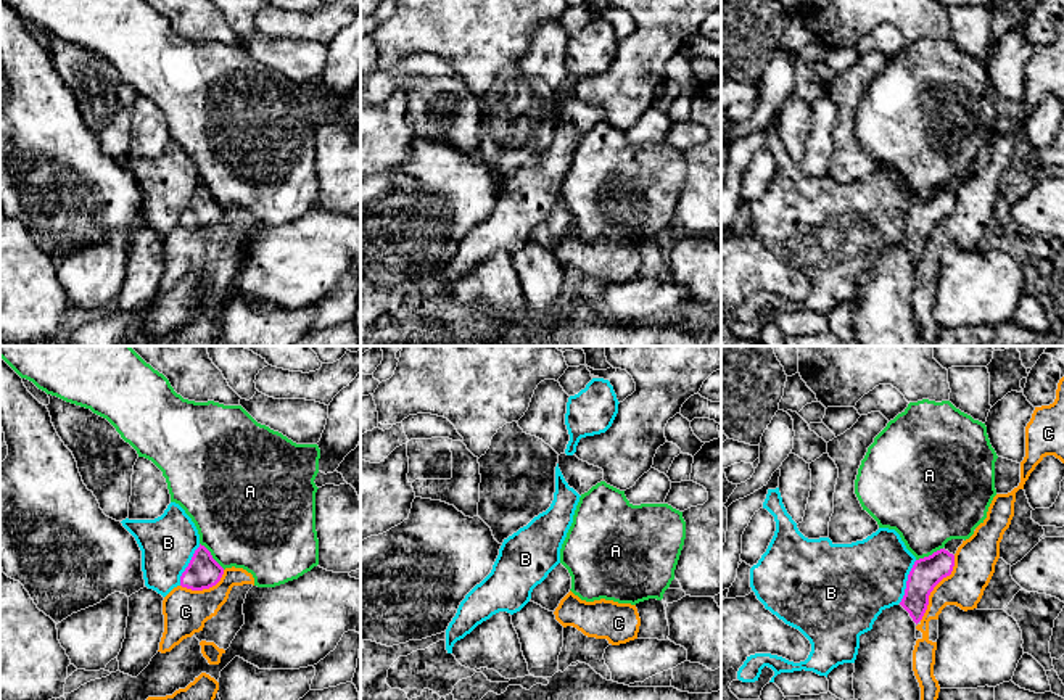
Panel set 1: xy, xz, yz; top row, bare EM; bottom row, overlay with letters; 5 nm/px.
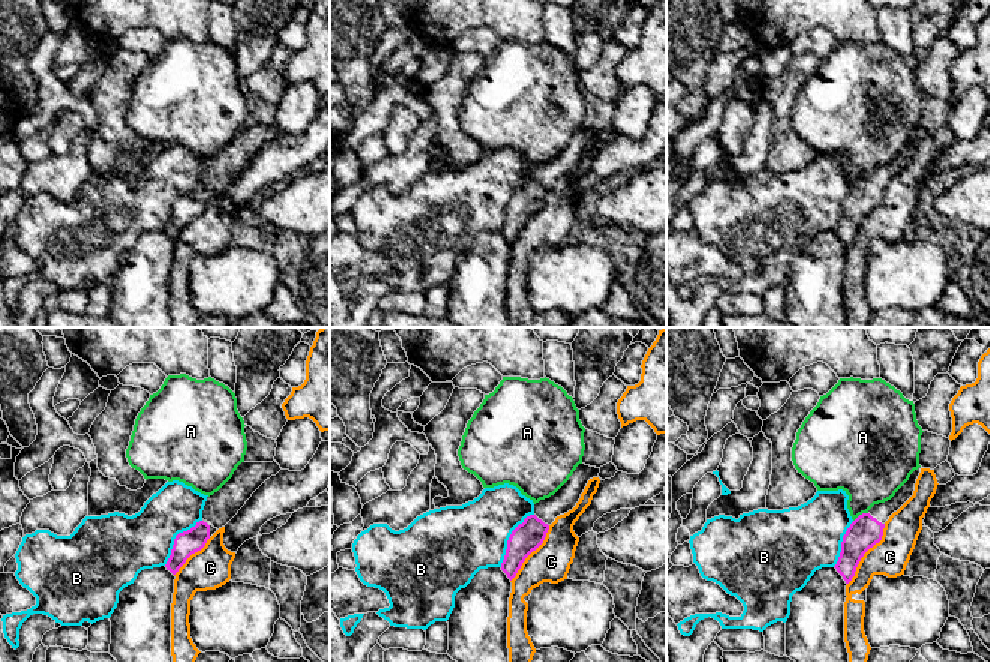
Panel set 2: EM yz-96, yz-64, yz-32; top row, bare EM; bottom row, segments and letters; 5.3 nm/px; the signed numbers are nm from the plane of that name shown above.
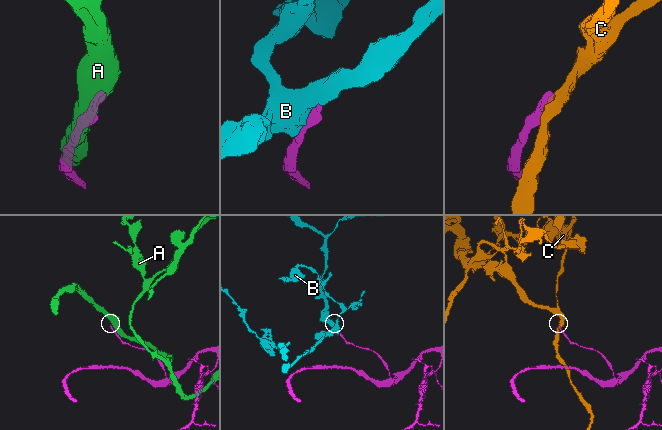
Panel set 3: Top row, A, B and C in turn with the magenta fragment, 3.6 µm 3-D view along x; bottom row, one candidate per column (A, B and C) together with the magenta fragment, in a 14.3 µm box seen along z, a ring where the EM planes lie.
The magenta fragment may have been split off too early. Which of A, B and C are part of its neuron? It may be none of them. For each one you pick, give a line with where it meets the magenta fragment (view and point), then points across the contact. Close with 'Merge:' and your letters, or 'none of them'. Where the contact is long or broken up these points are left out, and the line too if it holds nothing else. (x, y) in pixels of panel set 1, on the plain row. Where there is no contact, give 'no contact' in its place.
Merge: none of them

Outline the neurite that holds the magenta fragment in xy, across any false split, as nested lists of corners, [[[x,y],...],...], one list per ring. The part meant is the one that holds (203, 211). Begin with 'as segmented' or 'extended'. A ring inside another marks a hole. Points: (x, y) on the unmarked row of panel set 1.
as segmented; [[[200,183],[180,216],[180,225],[192,230],[209,229],[221,220],[222,214],[224,208],[212,198],[211,191]]]

